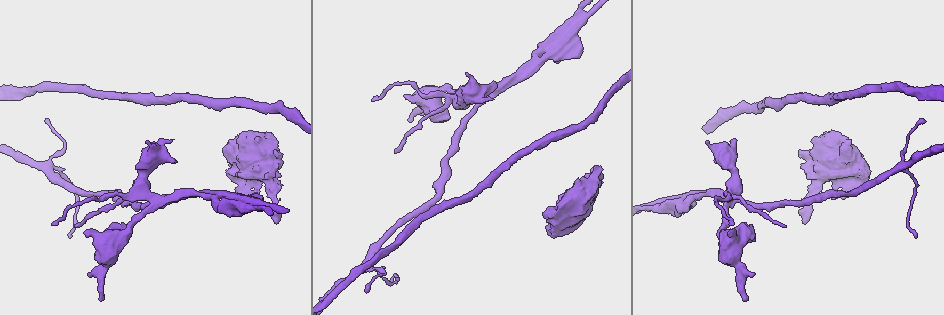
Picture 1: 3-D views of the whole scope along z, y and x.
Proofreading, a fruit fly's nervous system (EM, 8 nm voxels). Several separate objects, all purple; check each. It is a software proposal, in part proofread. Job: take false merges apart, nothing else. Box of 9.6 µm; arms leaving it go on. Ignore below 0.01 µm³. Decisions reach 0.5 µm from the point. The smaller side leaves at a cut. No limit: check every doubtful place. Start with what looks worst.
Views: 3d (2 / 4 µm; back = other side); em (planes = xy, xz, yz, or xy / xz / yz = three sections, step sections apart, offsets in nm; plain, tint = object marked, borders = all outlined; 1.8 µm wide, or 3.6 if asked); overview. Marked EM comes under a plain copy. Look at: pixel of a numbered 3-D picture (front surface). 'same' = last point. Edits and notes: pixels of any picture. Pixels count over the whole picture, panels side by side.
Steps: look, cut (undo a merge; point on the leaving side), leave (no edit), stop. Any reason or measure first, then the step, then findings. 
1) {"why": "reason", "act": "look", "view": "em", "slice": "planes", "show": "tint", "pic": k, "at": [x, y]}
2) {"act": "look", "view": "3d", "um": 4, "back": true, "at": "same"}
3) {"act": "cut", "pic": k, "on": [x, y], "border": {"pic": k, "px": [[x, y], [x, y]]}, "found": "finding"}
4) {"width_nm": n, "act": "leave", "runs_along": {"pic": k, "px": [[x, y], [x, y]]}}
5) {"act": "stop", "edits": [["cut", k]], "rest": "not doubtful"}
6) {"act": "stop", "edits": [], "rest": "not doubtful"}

{"why": "four or more arms meet", "act": "look", "view": "3d", "um": 2, "pic": 1, "at": [158, 203]}

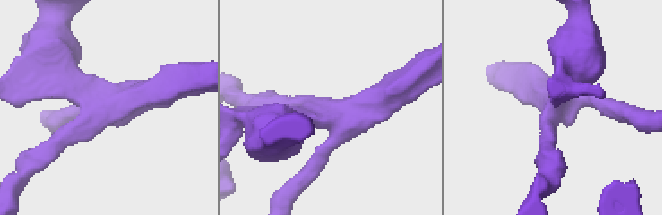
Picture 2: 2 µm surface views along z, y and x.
{"arms": 4, "act": "look", "view": "em", "slice": "xy", "step": 8, "show": "tint", "pic": 2, "at": [552, 109]}

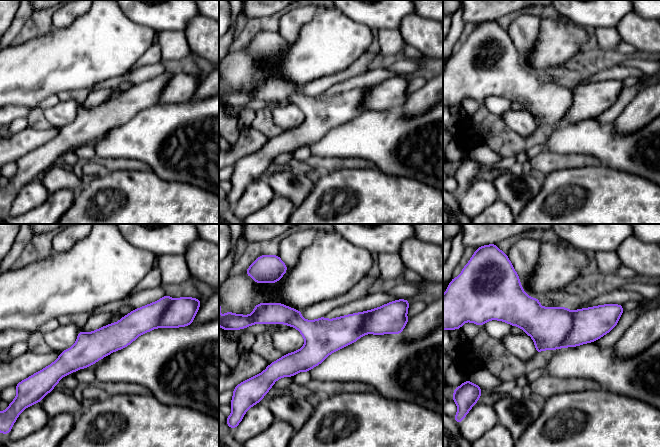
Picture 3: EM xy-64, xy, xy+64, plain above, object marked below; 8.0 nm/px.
{"act": "look", "view": "em", "slice": "planes", "show": "tint", "at": "same"}

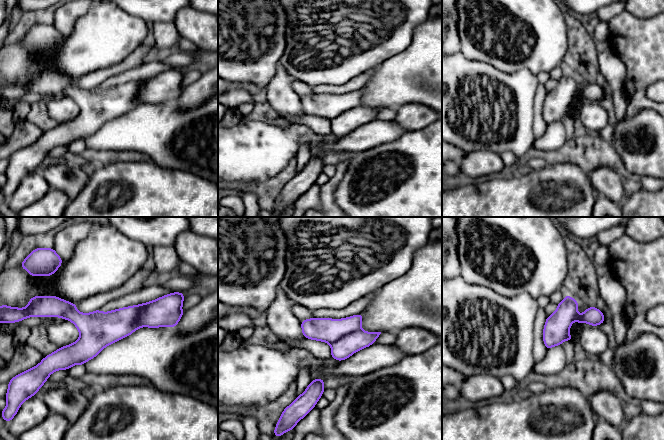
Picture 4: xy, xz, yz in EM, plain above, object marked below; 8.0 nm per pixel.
{"width_nm": 200, "act": "leave", "runs_along": {"pic": 4, "px": [[48, 314], [166, 324]]}, "found": "continuous, no second cell"}

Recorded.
{"why": "calibre changes", "act": "look", "view": "em", "slice": "planes", "show": "tint", "pic": 1, "at": [742, 199]}

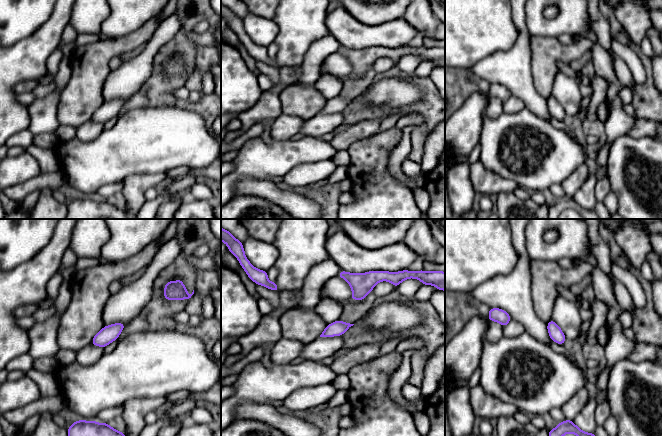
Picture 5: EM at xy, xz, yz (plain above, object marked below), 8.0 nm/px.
{"width_nm": 110, "act": "leave", "found": "continuous, no second cell"}

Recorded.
{"why": "thick turns thin", "act": "look", "view": "em", "slice": "planes", "show": "tint", "pic": 1, "at": [274, 199]}

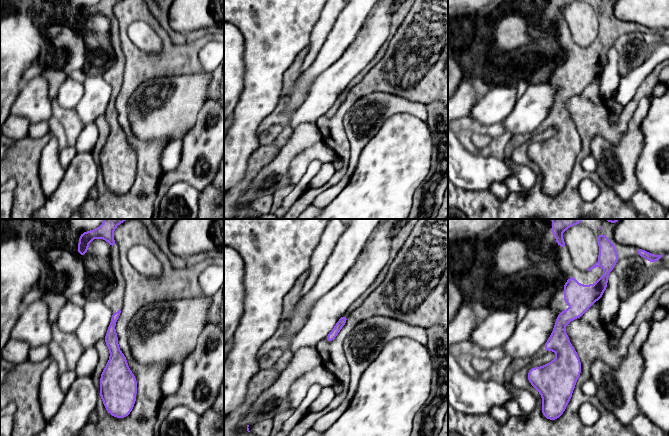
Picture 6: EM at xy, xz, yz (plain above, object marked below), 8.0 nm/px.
{"act": "leave", "runs_along": {"pic": 6, "px": [[598, 285], [560, 324], [555, 391]]}, "found": "continuous, no second cell"}

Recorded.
{"why": "thick turns thin", "act": "look", "view": "3d", "um": 2, "pic": 1, "at": [250, 190]}

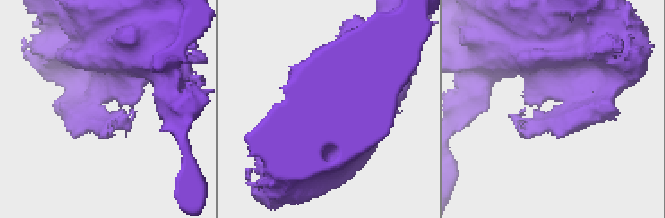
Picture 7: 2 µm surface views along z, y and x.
{"why": "shape alone is not enough", "act": "look", "view": "em", "slice": "planes", "show": "tint", "pic": 7, "at": [98, 112]}

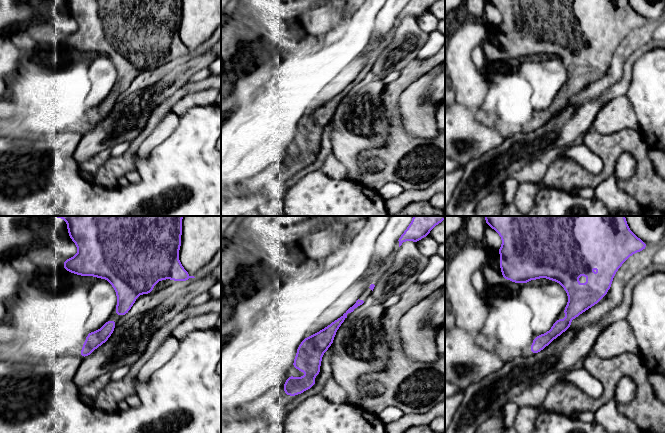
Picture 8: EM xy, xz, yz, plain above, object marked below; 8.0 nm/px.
{"act": "leave", "runs_along": {"pic": 8, "px": [[359, 302], [310, 351], [310, 383]]}, "found": "continuous, no second cell"}

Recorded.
{"why": "calibre changes", "act": "look", "view": "em", "um": 3.6, "slice": "planes", "show": "tint", "pic": 1, "at": [556, 228]}

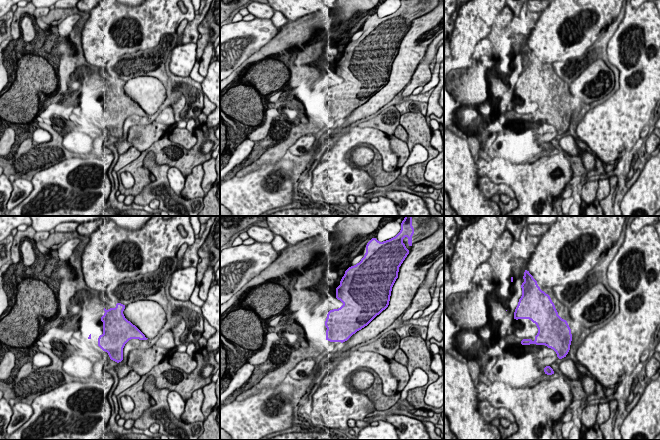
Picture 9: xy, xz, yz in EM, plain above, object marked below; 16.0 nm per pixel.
{"act": "leave", "found": "all the same cell"}

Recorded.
{"why": "three arms meet", "act": "look", "view": "3d", "um": 2, "pic": 1, "at": [561, 45]}

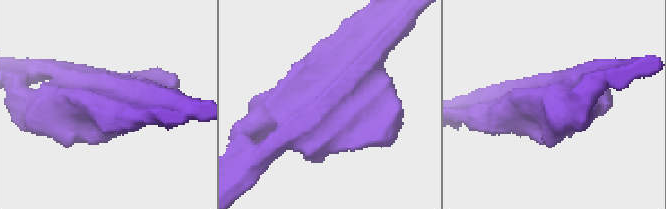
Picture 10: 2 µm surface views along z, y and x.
{"act": "look", "view": "em", "slice": "planes", "show": "tint", "pic": 10, "at": [321, 100]}

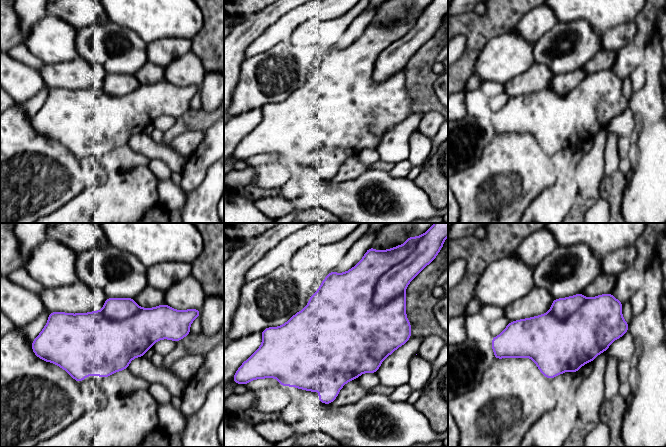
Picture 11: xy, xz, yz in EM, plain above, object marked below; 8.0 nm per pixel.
{"width_nm": 500, "act": "leave", "found": "one cell here"}

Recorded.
{"why": "calibre changes", "act": "look", "view": "em", "um": 3.6, "slice": "xz", "step": 16, "show": "tint", "pic": 1, "at": [261, 156]}

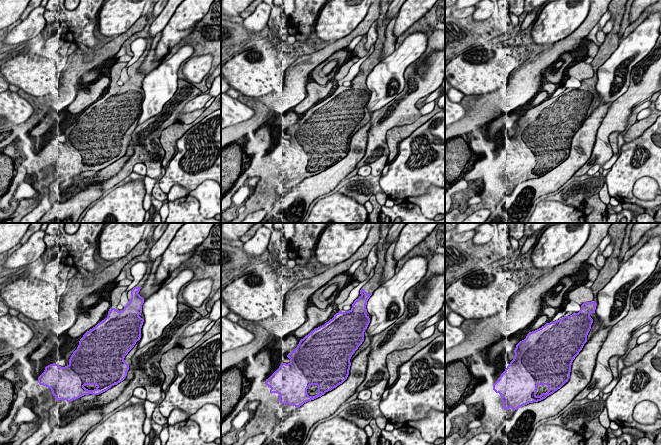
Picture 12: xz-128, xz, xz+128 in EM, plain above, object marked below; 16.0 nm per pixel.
{"why": "another direction", "act": "look", "view": "em", "um": 3.6, "slice": "planes", "show": "tint", "at": "same"}

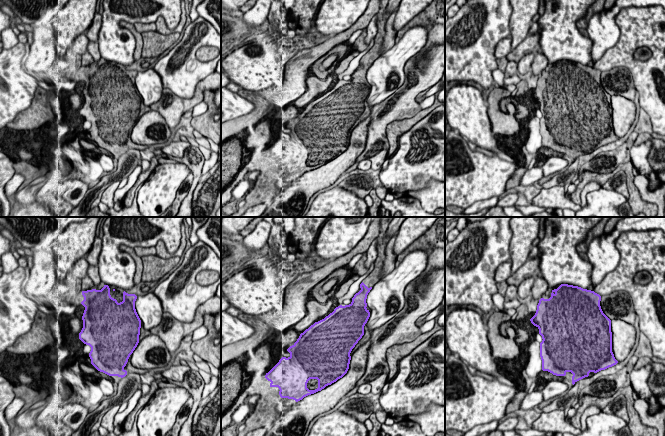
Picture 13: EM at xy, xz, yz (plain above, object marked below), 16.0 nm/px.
{"act": "leave", "found": "one cell here"}

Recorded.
{"act": "stop", "edits": [], "rest": "not doubtful"}

